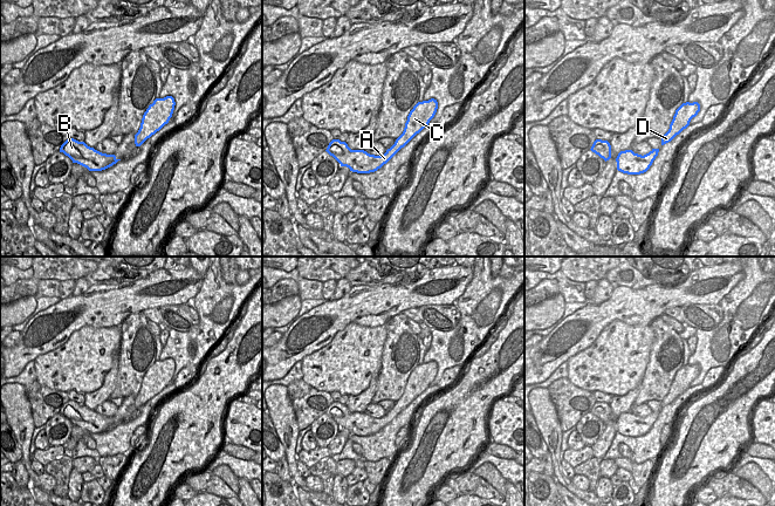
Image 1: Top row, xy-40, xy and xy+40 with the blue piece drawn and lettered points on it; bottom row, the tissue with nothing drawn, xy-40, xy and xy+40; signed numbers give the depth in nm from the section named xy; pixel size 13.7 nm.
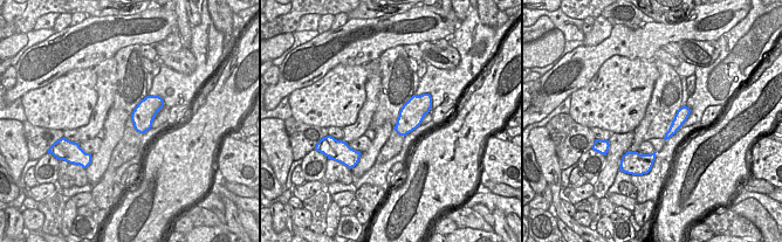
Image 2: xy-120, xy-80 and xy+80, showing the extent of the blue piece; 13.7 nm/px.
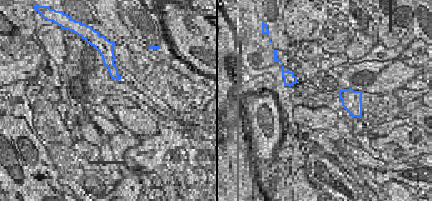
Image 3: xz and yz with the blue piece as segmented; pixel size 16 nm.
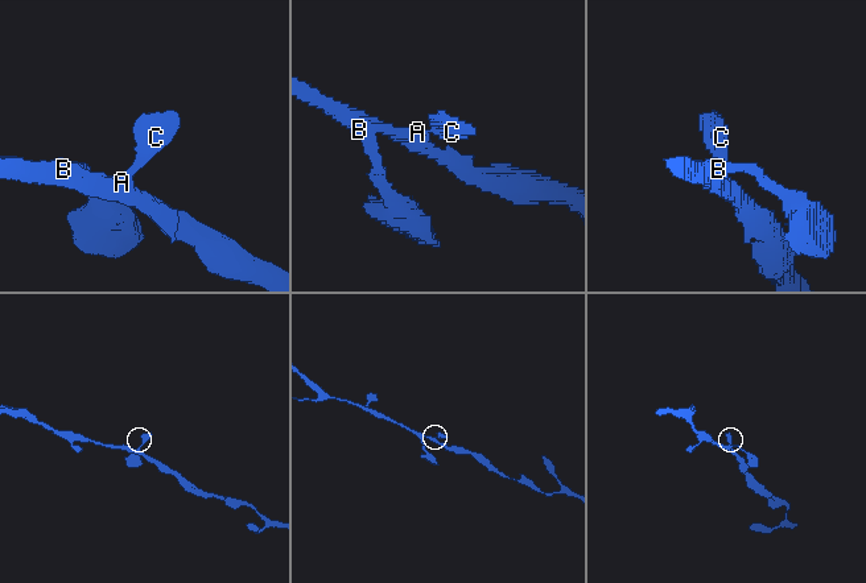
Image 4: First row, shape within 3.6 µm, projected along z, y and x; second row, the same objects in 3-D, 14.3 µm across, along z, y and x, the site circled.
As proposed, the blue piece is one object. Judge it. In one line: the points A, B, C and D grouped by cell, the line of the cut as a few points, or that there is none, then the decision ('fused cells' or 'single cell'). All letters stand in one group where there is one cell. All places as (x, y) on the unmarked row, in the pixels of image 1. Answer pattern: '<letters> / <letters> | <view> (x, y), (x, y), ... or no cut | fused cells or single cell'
A B C D | no cut | single cell

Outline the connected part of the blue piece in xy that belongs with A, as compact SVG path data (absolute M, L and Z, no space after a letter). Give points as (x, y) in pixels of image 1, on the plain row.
M434 361L418 364L407 378L403 396L382 418L370 417L364 412L351 412L345 404L341 404L340 402L332 402L325 413L332 418L341 429L347 429L352 435L375 435L428 388L430 383L434 380L437 371L438 364Z

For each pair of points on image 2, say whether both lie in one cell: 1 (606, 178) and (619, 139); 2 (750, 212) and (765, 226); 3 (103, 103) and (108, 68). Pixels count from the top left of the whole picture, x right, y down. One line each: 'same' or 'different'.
1: same
2: same
3: same

